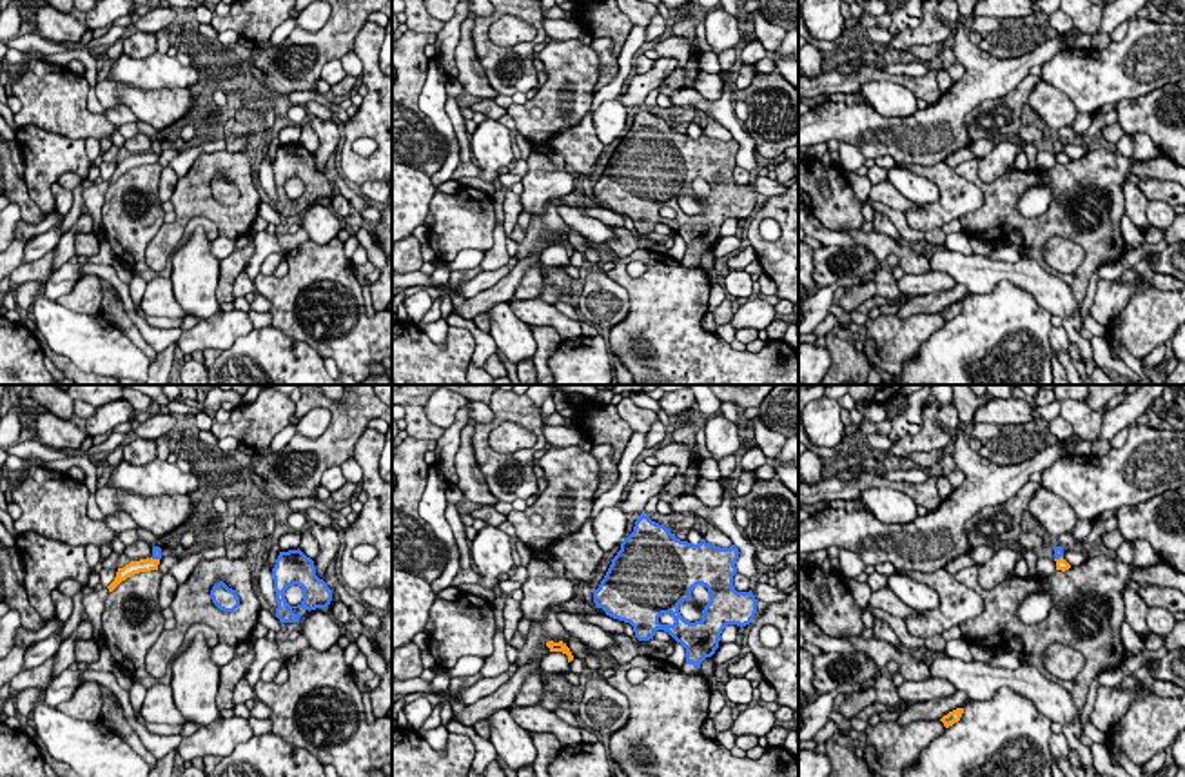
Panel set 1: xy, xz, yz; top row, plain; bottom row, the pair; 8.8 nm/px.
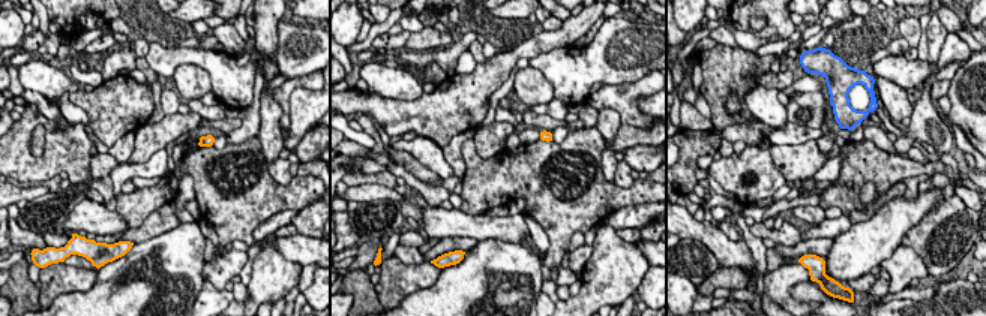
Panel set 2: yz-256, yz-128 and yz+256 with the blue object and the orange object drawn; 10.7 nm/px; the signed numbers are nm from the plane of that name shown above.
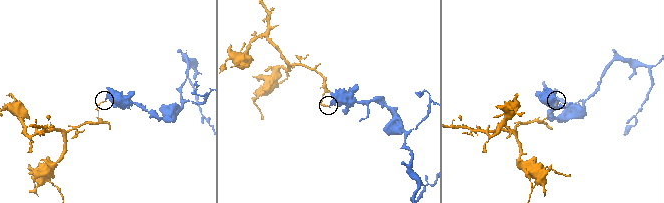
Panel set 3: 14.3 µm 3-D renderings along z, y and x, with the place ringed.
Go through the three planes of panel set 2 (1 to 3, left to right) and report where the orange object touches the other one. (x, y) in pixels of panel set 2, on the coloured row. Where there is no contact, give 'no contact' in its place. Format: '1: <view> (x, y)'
1: no contact
2: no contact
3: no contact

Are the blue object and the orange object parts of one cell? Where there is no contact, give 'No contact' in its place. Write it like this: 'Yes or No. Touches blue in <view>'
No. Touches blue in yz

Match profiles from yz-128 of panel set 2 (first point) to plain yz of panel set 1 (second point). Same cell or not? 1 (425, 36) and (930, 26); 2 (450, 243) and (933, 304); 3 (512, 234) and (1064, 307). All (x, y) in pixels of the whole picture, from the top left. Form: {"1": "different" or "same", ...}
{"1": "same", "2": "same", "3": "same"}

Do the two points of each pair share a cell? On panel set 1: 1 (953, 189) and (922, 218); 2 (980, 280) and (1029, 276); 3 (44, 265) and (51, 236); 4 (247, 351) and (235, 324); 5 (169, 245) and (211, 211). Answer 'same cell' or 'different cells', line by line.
1: same cell
2: same cell
3: different cells
4: different cells
5: same cell

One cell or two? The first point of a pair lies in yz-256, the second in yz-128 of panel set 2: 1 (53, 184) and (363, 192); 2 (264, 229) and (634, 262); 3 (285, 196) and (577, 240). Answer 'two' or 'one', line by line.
1: two
2: two
3: two

